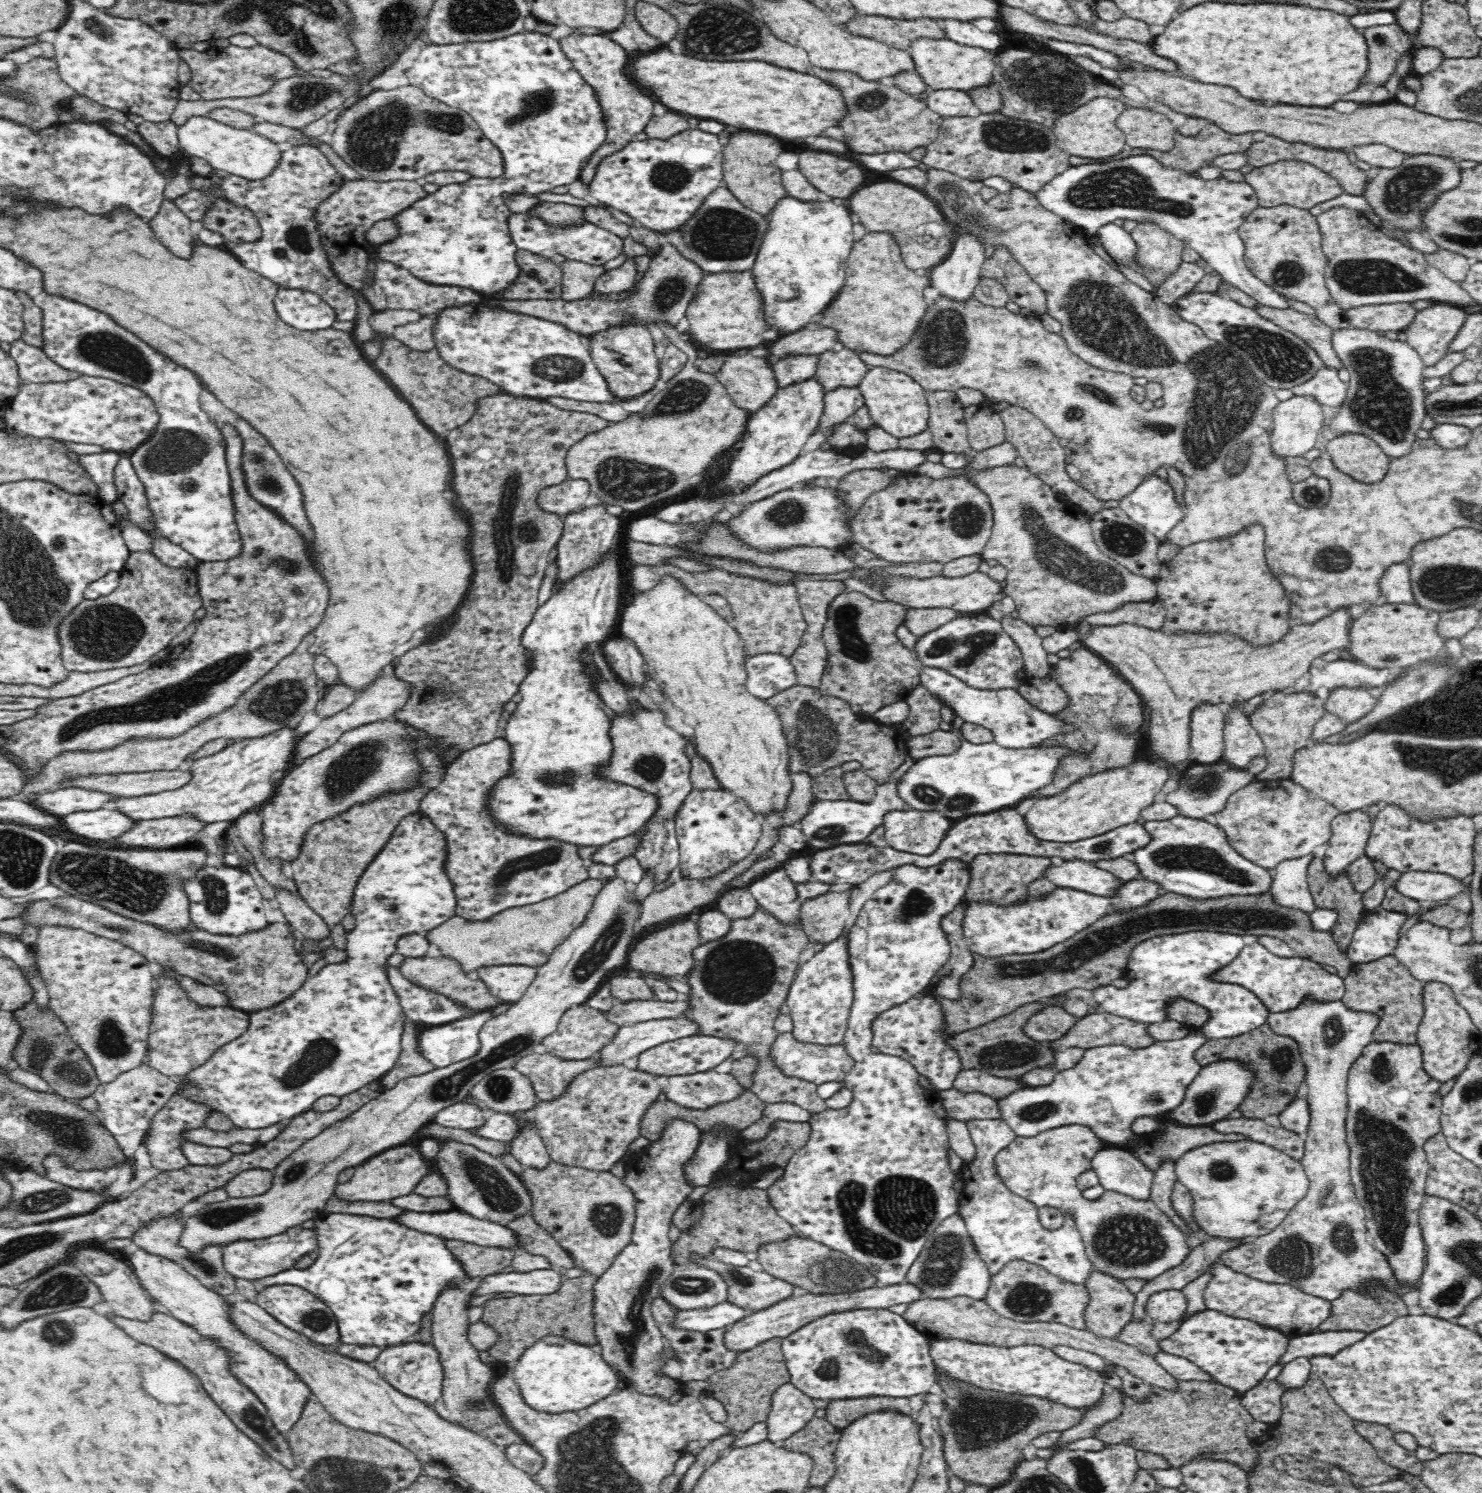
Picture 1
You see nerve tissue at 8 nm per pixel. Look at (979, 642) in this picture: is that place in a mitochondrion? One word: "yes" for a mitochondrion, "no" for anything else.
yes

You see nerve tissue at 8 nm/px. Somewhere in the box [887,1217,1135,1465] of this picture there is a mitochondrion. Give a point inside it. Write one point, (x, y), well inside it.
(978, 1421)

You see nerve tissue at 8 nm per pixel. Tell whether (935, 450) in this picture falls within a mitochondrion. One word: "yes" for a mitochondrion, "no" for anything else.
no

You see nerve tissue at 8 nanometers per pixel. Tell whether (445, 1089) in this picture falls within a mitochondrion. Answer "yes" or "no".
yes

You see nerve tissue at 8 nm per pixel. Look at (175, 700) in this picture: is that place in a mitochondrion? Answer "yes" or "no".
yes

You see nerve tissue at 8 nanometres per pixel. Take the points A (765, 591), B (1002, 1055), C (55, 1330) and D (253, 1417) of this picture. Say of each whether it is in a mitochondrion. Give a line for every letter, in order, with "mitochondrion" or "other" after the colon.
A: other
B: mitochondrion
C: mitochondrion
D: mitochondrion

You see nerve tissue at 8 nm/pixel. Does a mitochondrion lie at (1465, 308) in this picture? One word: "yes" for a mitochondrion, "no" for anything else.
no

